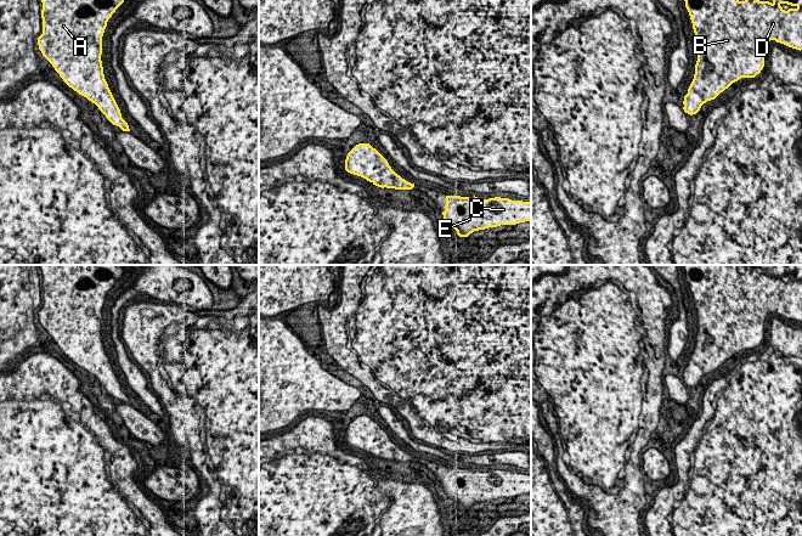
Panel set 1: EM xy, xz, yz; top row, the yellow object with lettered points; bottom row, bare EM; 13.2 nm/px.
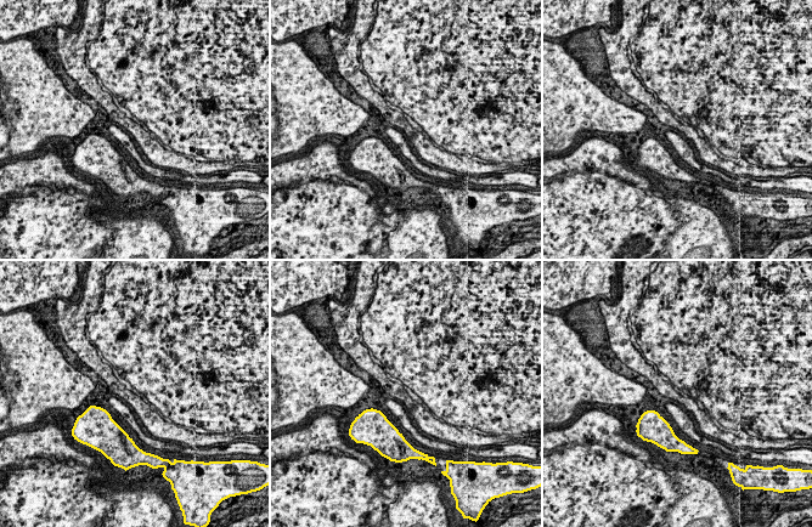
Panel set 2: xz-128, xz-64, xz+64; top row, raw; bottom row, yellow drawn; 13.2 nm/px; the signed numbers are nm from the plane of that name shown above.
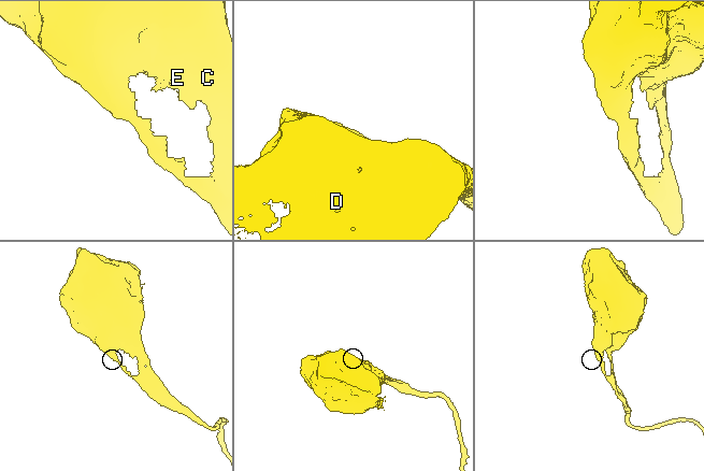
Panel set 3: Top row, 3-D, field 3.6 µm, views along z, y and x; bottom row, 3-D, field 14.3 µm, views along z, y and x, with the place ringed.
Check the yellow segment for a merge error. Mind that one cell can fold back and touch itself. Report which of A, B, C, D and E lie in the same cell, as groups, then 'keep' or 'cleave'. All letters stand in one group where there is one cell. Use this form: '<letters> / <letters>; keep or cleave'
A B C D E; keep

